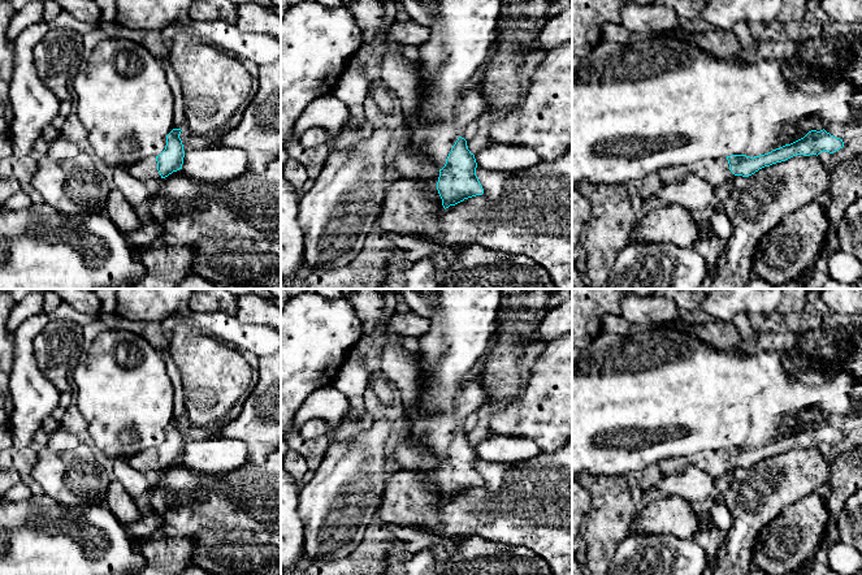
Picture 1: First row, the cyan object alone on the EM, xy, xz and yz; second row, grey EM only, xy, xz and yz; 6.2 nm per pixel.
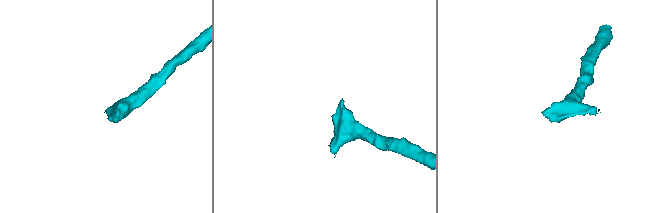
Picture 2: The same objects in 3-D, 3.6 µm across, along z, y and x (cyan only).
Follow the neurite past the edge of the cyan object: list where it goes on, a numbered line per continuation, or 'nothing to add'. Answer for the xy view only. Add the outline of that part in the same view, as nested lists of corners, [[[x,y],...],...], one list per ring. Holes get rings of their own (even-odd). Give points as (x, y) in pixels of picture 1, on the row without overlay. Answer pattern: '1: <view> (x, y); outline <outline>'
1: xy (146, 462); outline [[[150,448],[147,450],[137,453],[129,457],[126,461],[137,471],[147,474],[152,477],[161,471],[161,467],[157,462],[156,448]]]

